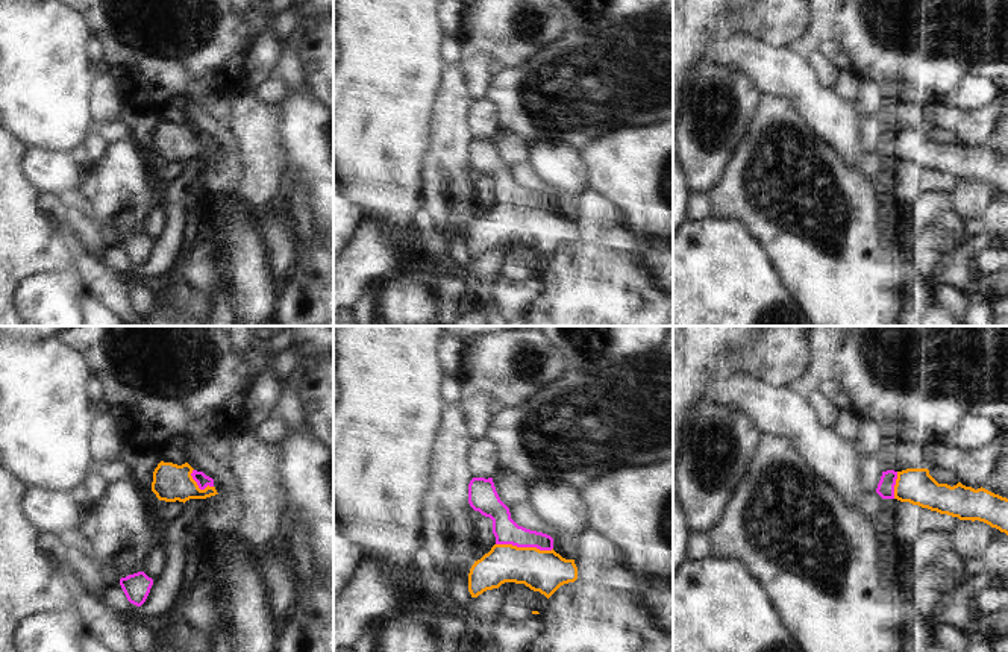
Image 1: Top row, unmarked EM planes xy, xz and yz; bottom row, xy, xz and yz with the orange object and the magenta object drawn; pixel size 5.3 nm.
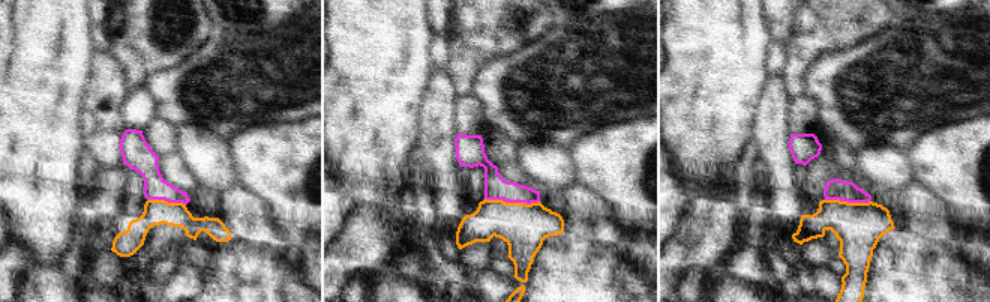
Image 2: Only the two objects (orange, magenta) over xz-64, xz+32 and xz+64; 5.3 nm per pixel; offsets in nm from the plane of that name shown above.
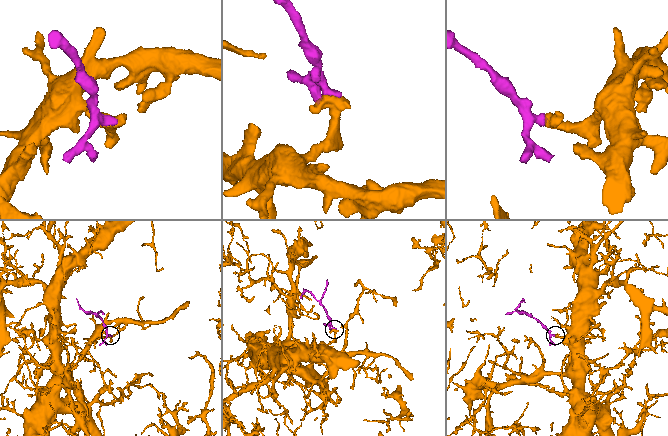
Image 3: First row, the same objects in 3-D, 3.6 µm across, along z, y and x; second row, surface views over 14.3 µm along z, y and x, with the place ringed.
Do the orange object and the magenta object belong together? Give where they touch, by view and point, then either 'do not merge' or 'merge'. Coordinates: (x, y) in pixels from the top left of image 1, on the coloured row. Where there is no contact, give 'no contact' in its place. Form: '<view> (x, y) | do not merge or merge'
xz (525, 548) | merge

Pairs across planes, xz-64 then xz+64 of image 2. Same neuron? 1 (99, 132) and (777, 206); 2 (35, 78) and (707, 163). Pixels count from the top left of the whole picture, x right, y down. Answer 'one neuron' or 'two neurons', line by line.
1: one neuron
2: one neuron

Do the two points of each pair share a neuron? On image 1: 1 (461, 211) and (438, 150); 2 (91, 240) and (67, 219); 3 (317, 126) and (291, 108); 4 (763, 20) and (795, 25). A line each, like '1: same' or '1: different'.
1: same
2: same
3: same
4: same

